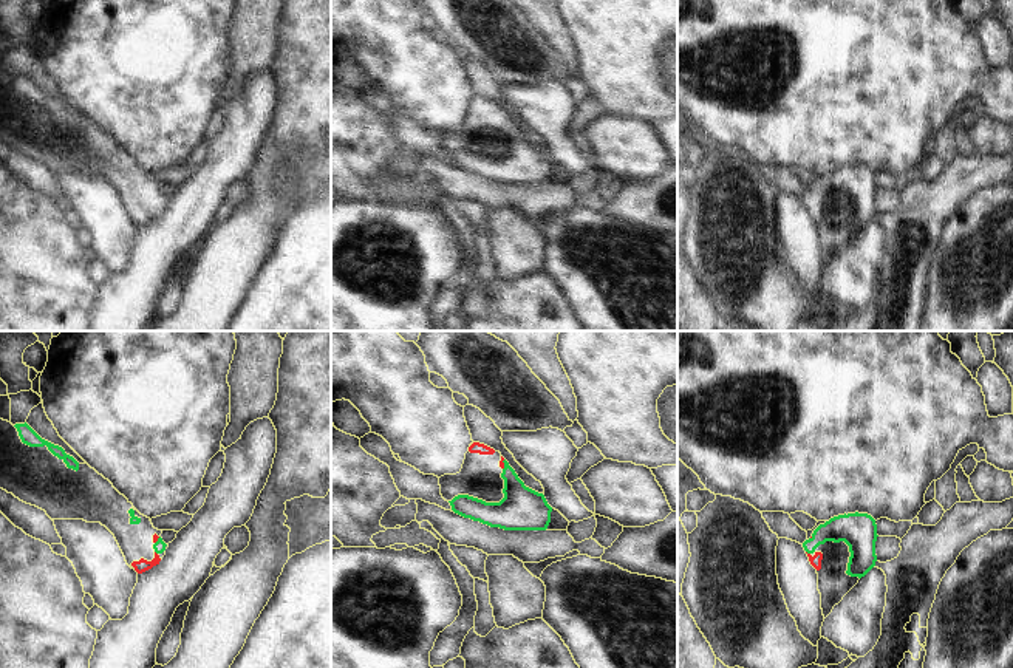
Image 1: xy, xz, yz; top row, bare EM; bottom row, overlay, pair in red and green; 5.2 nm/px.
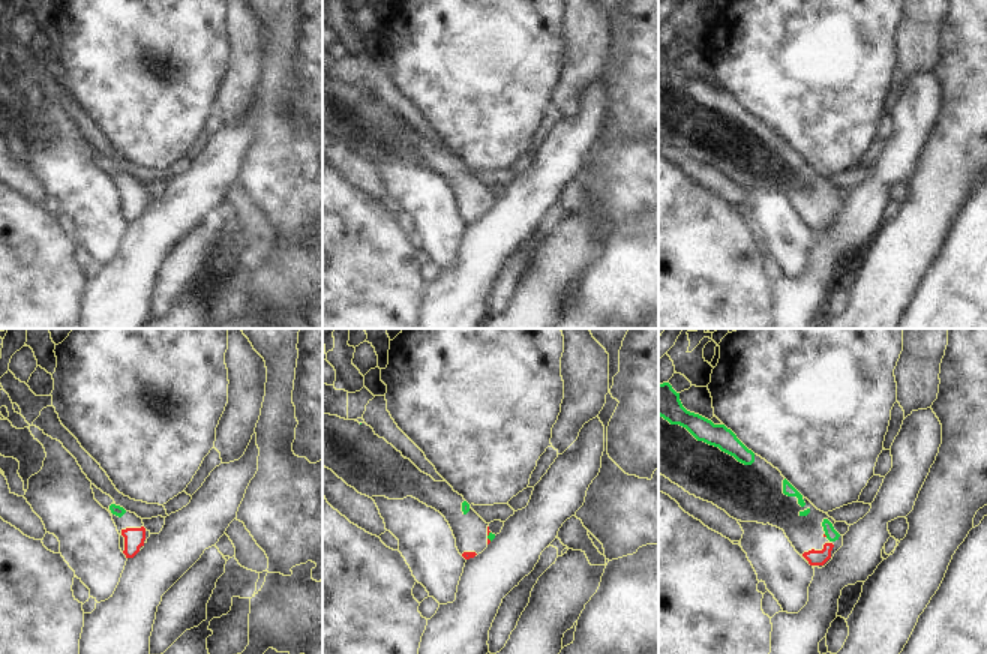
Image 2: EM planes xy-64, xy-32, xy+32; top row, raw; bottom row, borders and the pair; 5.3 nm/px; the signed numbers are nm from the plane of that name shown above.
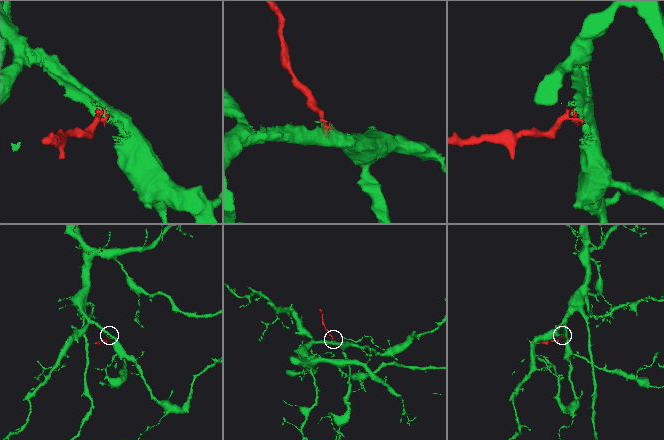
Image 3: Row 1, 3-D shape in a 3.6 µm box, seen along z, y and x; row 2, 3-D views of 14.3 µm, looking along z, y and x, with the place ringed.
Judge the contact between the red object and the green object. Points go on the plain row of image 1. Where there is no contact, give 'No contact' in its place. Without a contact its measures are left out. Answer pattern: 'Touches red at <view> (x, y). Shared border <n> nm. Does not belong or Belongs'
Touches red at yz (806, 206). Shared border 30 nm. Belongs.

